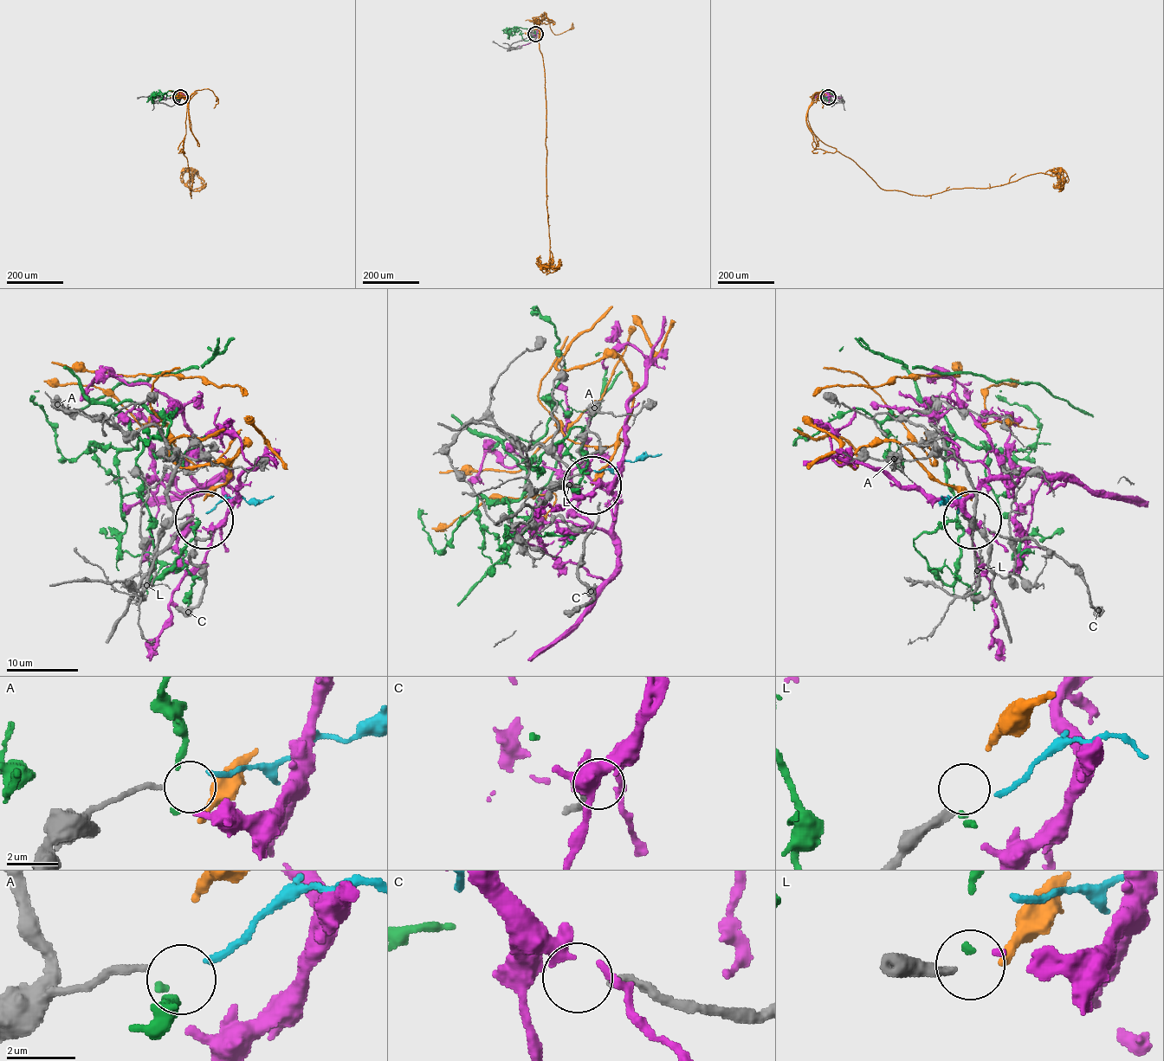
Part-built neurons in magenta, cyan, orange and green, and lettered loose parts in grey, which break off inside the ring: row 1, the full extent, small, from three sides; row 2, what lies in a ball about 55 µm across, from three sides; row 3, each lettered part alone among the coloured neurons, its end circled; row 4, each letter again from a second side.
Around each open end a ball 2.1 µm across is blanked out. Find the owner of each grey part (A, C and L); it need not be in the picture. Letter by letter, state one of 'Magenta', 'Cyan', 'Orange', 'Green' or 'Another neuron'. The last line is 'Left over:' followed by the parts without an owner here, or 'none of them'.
A: Cyan
C: Another neuron
L: Another neuron
Left over: C, L

